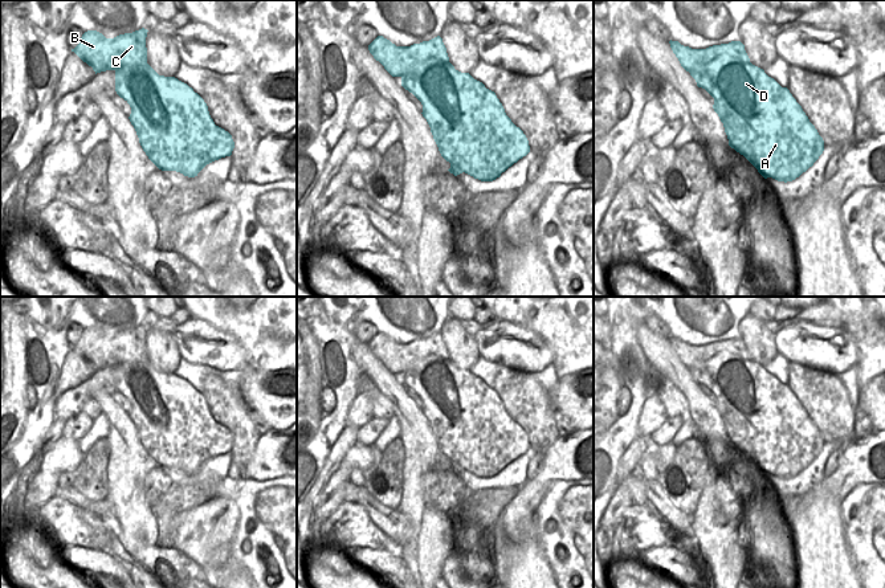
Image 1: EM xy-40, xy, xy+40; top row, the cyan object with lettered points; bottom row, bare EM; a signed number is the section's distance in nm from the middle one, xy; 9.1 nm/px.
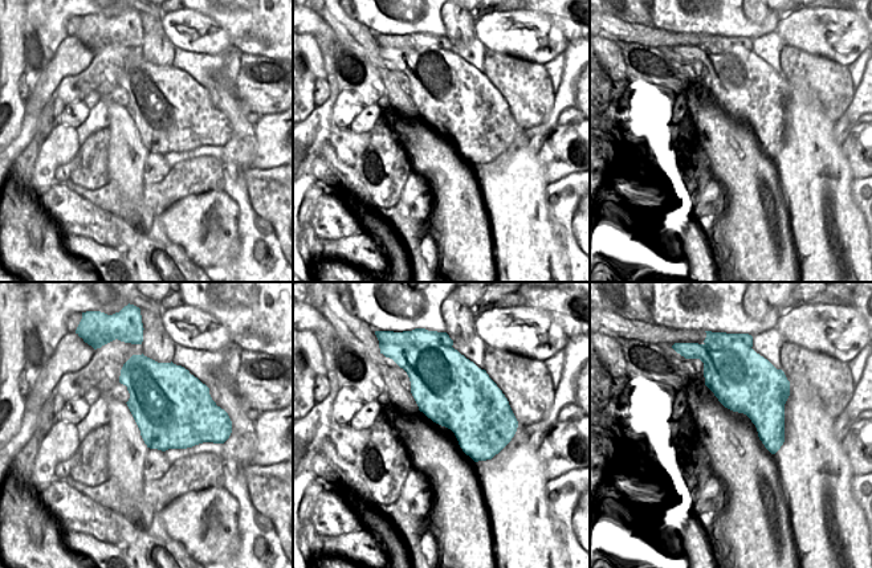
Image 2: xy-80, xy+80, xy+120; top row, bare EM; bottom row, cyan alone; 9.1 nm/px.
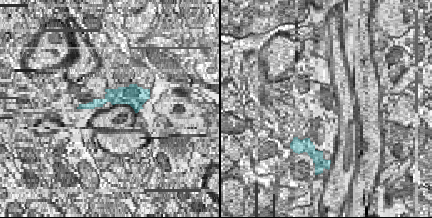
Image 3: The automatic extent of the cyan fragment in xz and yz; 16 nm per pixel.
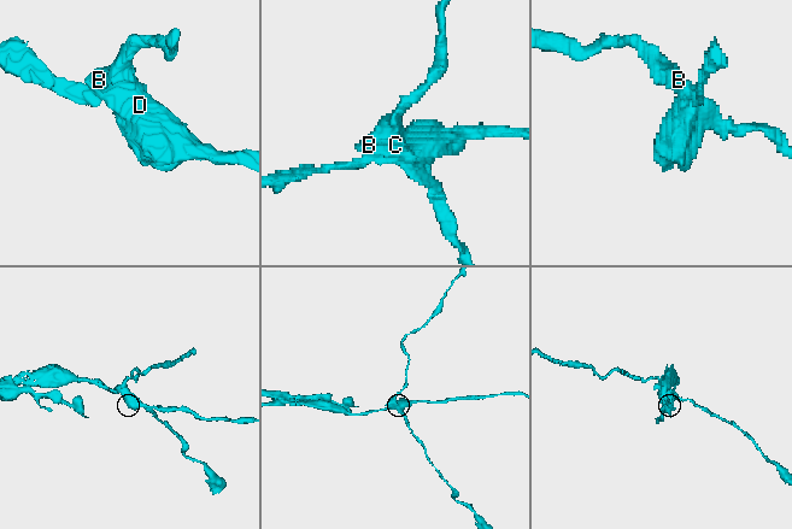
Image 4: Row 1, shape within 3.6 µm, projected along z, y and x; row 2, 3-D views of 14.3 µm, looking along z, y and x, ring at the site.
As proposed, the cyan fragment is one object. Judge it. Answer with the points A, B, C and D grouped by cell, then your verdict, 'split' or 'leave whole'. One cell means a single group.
A D / B C; split

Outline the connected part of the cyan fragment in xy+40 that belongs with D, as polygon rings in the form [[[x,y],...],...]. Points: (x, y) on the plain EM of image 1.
[[[710,359],[702,368],[692,368],[690,372],[696,376],[698,384],[705,385],[714,395],[713,405],[723,420],[729,442],[743,452],[764,475],[792,478],[812,464],[823,450],[824,437],[802,403],[787,384],[782,384],[763,366],[751,359],[737,359],[734,362]]]

